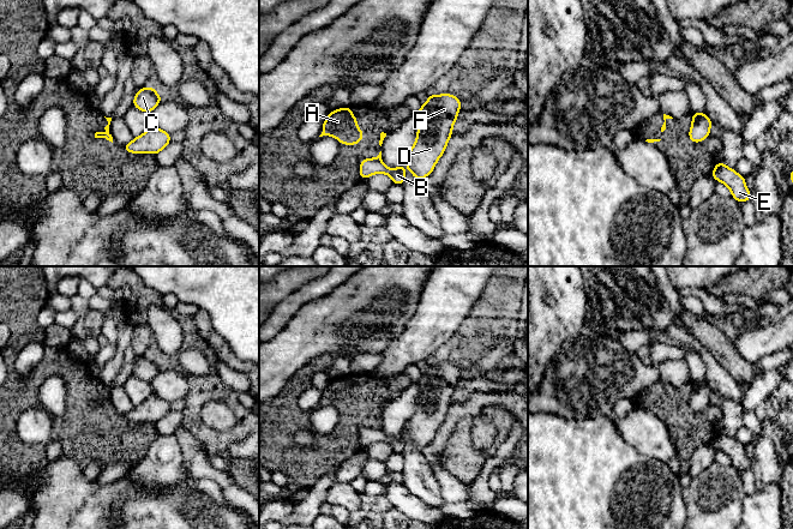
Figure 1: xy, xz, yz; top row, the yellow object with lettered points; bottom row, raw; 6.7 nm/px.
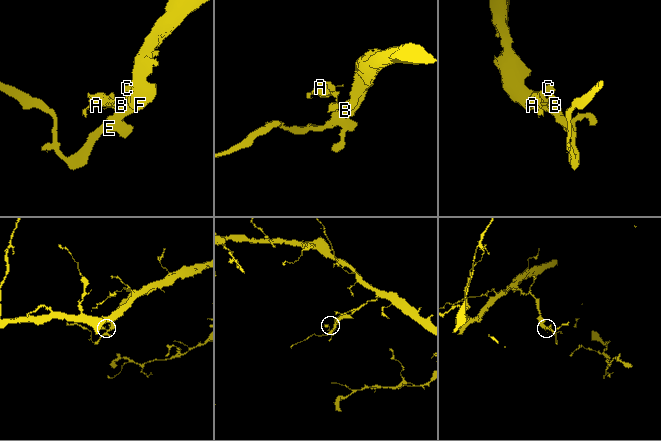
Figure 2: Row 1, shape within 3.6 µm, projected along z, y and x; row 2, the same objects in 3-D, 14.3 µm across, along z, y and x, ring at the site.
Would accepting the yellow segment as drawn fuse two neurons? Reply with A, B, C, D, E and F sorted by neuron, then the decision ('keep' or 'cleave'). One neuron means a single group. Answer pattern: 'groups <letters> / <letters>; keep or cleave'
groups A / B C D E F; cleave

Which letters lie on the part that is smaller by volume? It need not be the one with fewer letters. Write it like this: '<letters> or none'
A

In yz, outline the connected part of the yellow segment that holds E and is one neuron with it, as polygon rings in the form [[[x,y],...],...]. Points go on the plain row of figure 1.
[[[723,431],[716,432],[711,445],[716,450],[725,452],[731,458],[732,465],[740,473],[751,468],[751,462],[745,452],[745,445],[738,443]]]

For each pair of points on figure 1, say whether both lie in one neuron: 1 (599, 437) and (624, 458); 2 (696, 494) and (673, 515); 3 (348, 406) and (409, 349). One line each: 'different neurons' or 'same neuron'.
1: same neuron
2: different neurons
3: different neurons

